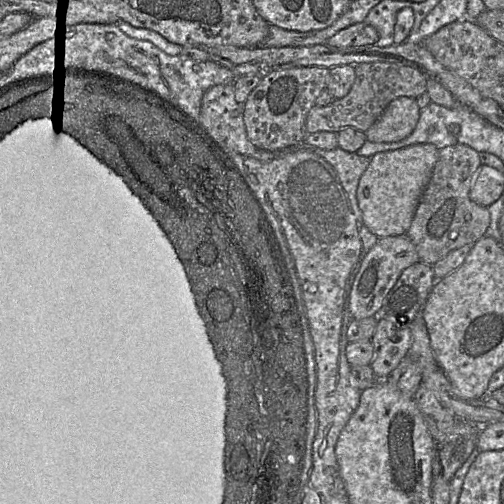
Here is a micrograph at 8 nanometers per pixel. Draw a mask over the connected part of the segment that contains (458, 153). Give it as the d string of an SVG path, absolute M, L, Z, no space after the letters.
M457 144L439 150L430 181L406 232L421 262L432 266L450 251L473 245L486 234L490 212L487 207L473 202L469 195L481 166L479 153L467 145Z

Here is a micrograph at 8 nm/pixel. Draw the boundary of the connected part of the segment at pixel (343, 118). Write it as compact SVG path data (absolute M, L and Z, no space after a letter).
M372 62L358 64L355 70L355 81L345 97L334 99L327 106L313 106L309 111L306 120L307 135L321 131L338 133L348 127L365 132L394 99L399 97L416 99L426 92L429 75L415 67L405 64Z

